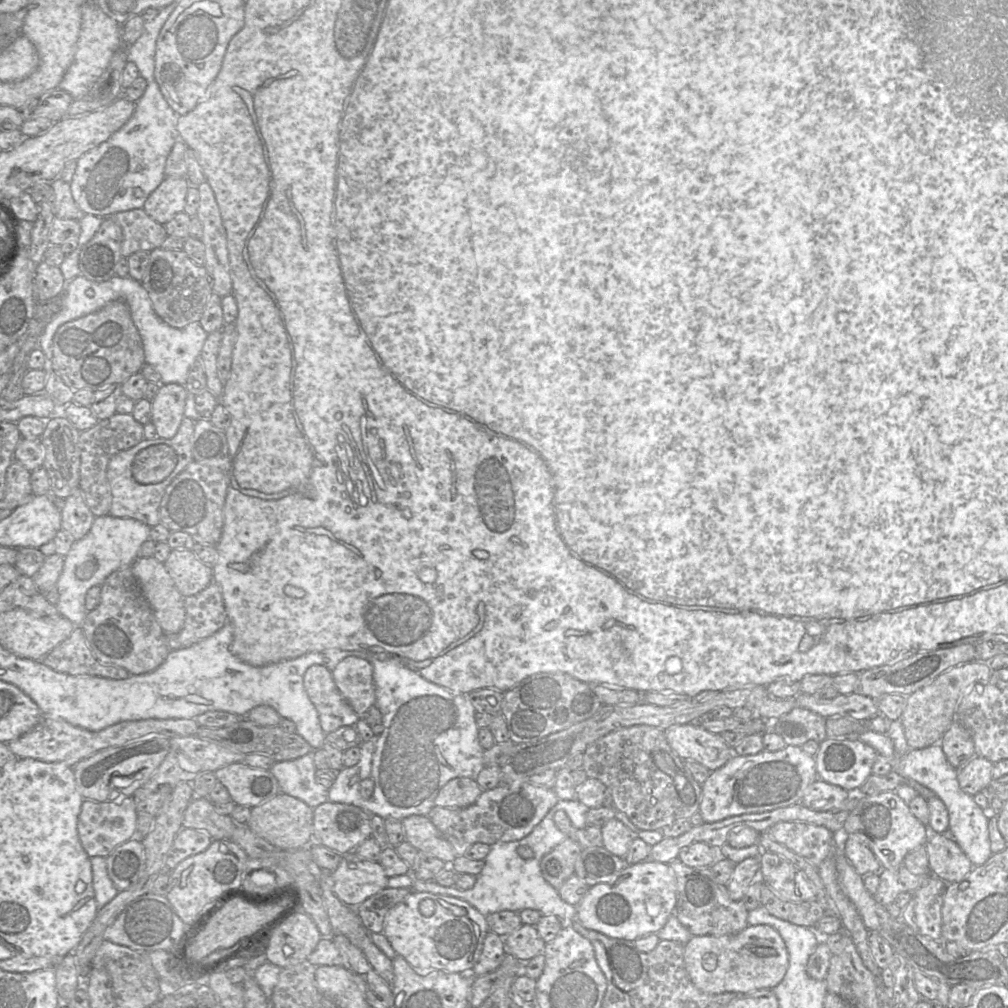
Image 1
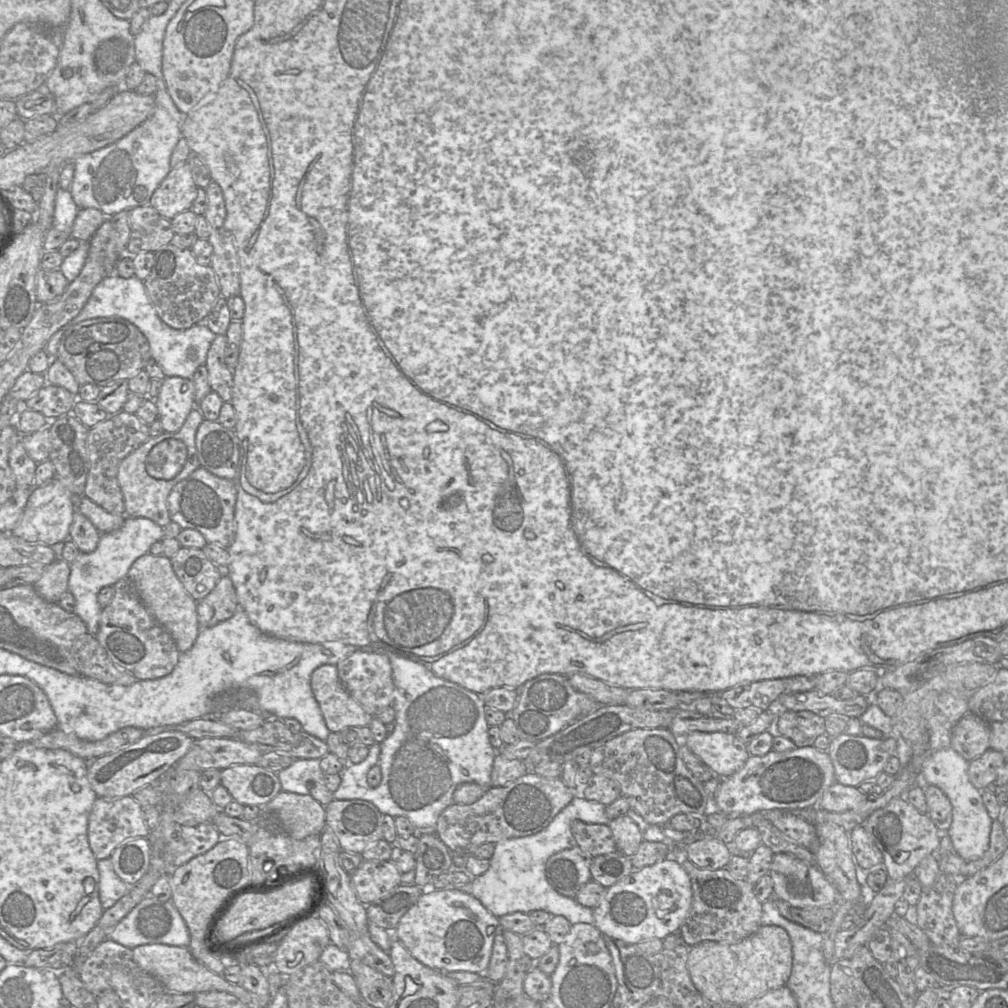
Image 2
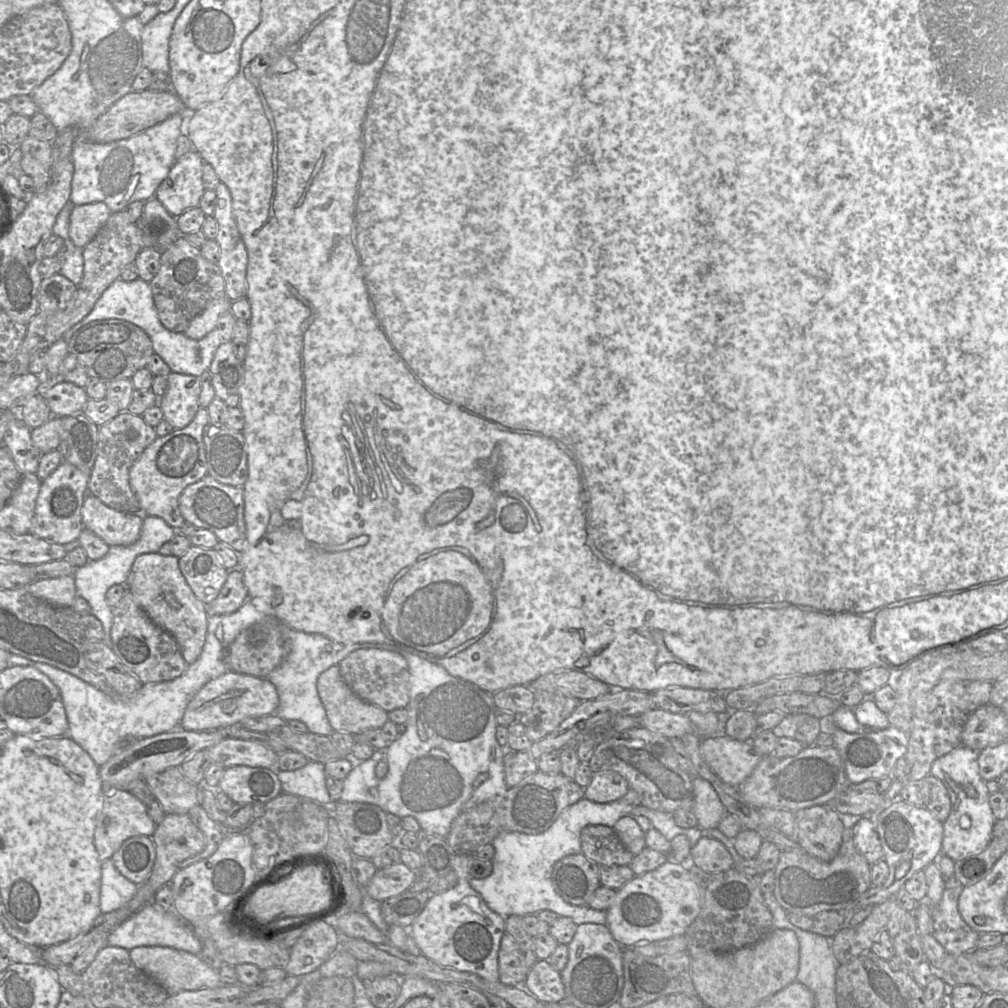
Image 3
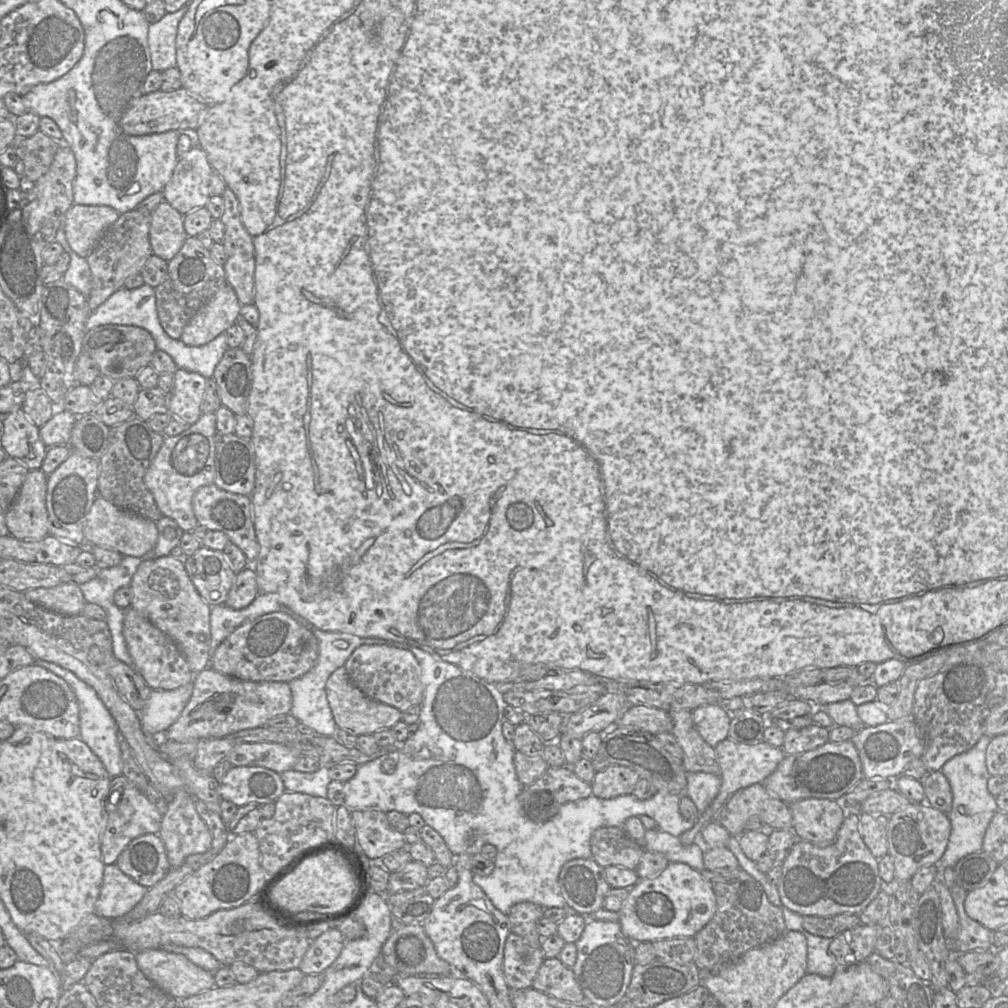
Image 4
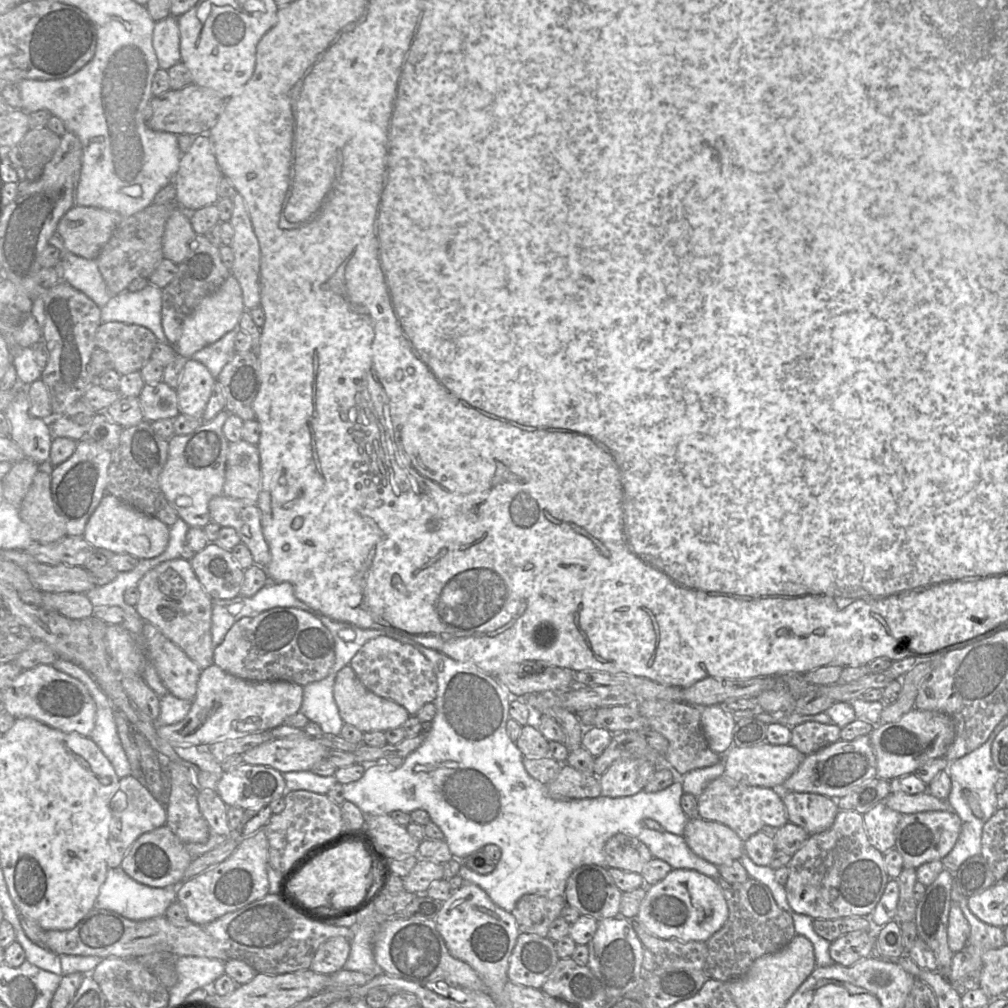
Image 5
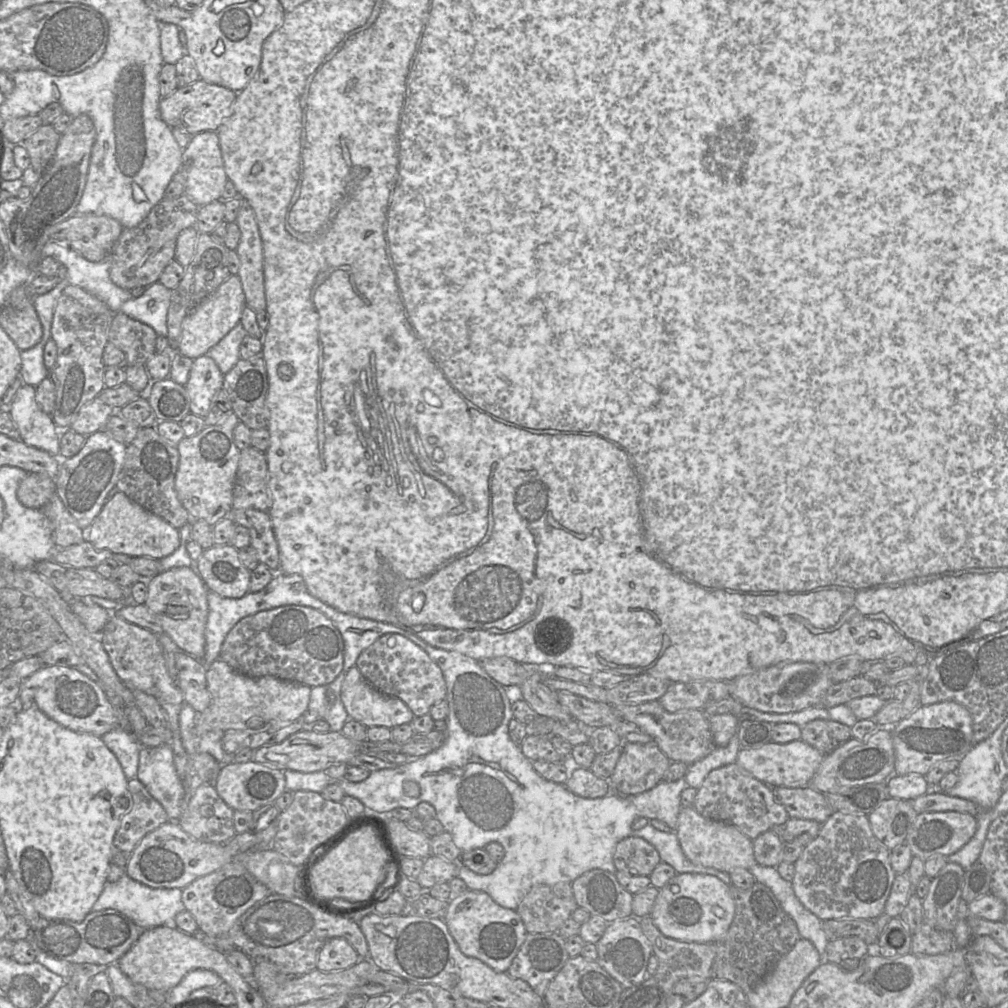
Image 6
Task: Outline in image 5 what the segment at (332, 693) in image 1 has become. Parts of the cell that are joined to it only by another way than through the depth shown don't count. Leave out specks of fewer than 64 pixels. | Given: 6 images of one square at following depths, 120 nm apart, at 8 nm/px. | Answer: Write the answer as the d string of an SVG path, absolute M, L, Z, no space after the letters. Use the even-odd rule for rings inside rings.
M350 665L343 667L338 672L334 683L333 696L344 723L353 725L363 733L385 732L389 729L402 727L410 716L408 711L400 704L368 690L358 679Z

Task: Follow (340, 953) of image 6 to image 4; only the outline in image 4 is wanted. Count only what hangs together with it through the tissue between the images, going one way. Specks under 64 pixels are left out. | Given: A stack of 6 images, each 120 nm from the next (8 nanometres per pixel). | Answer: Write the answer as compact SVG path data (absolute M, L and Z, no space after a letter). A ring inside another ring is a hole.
M331 928L315 938L298 967L305 975L323 973L340 955L346 938L337 928Z

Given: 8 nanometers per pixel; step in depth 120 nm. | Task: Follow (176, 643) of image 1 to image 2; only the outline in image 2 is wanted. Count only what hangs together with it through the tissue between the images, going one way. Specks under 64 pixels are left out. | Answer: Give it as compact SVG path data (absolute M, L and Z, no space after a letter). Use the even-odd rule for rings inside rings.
M224 574L214 589L197 601L200 629L206 629L231 618L239 609L239 602L231 578Z

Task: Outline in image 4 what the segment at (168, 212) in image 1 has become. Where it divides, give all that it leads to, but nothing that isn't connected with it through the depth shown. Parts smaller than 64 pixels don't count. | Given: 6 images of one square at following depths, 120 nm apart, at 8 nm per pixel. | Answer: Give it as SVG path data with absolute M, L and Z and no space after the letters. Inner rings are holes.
M194 145L178 161L172 176L164 186L164 200L185 215L205 207L209 198L209 181L213 168L199 145Z

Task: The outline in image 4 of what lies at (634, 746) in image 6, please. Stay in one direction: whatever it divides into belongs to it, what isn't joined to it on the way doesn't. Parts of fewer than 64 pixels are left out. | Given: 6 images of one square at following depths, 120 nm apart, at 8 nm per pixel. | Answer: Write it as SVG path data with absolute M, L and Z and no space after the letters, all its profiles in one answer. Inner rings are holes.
M608 766L600 772L596 772L591 781L592 795L611 799L620 795L631 794L639 779L639 775L628 767Z

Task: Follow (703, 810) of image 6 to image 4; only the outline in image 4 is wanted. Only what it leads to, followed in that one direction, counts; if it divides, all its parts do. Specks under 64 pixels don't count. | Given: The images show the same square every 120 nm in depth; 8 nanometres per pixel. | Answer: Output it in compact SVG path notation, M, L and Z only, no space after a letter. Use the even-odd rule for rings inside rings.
M755 783L736 791L719 811L716 822L727 829L731 836L739 837L752 817L757 817L774 830L792 830L792 813L789 804L770 794L761 783Z

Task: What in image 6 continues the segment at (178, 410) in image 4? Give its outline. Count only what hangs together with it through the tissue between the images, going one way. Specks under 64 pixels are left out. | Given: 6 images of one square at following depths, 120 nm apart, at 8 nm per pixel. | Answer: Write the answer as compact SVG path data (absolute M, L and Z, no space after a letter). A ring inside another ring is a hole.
M208 355L193 360L189 379L185 384L190 398L190 412L205 418L216 392L223 388L224 374Z

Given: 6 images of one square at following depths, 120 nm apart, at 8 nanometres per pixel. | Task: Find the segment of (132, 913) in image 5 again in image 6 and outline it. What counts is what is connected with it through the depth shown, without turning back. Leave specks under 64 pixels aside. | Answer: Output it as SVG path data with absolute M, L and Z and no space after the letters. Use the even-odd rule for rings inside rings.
M126 873L116 882L107 882L92 911L115 909L137 926L150 929L172 925L175 916L185 910L180 888L152 888L130 878Z

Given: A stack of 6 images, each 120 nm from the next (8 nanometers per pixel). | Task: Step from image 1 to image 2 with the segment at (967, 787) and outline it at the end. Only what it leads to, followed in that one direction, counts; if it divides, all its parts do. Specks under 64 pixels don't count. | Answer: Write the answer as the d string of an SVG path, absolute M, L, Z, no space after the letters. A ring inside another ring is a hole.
M989 749L980 757L969 762L968 777L978 790L985 789L995 782L997 771L1007 762L999 751Z

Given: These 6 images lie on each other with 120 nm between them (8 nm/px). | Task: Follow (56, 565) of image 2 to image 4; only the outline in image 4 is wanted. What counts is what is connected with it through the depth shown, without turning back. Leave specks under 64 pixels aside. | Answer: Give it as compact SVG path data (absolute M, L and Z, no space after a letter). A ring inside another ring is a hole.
M73 581L54 587L39 587L24 592L29 601L64 615L82 614L86 603L79 585Z

